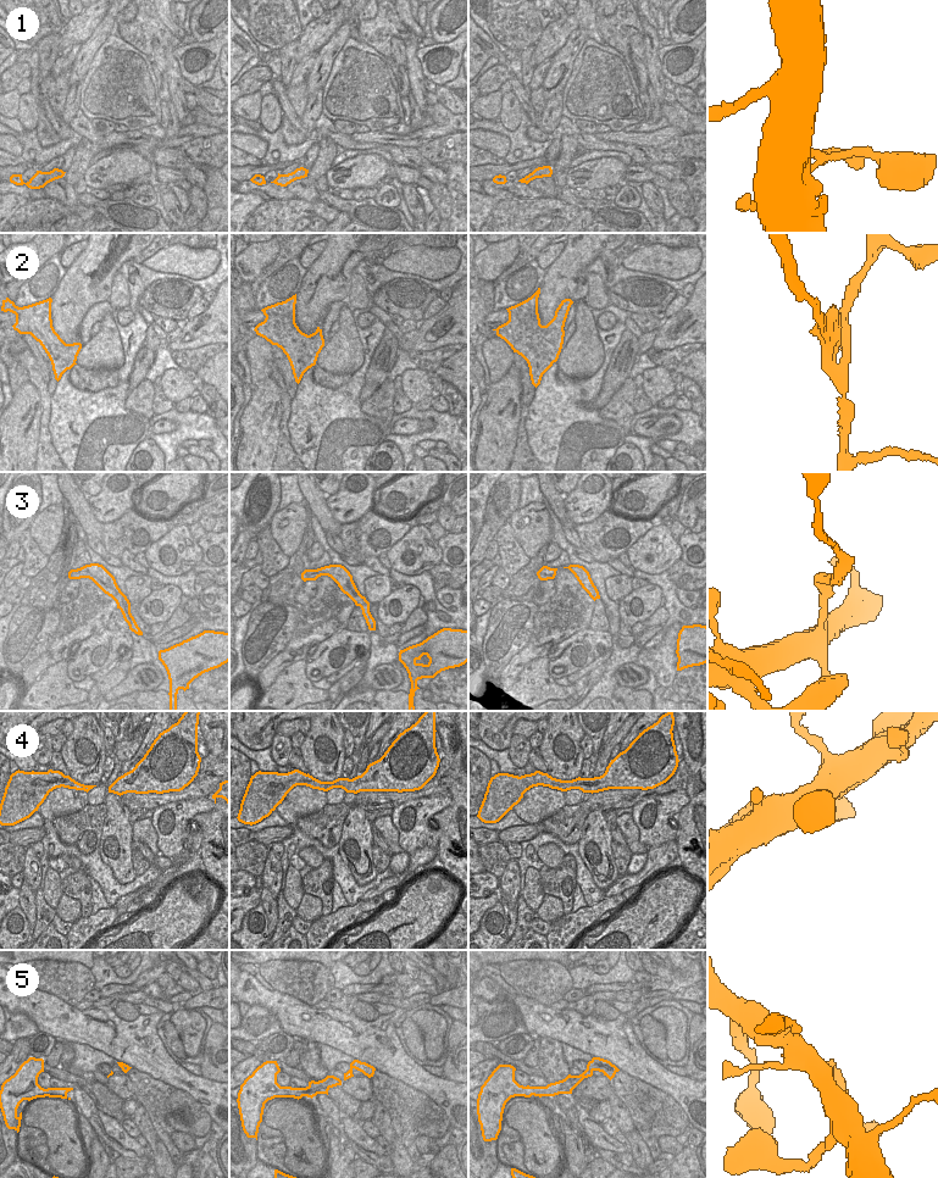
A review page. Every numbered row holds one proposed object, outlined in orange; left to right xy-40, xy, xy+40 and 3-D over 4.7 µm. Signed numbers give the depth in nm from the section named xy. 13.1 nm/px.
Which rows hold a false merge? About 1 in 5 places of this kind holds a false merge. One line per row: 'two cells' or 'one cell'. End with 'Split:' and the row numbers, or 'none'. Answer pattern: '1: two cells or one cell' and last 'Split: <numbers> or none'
1: one cell
2: two cells
3: one cell
4: one cell
5: one cell
Split: 2

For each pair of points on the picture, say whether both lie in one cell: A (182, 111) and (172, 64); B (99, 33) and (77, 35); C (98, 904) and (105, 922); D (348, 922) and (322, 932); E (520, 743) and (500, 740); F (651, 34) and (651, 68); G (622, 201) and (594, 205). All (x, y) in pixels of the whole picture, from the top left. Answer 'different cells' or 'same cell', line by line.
A: same cell
B: different cells
C: different cells
D: same cell
E: different cells
F: same cell
G: different cells

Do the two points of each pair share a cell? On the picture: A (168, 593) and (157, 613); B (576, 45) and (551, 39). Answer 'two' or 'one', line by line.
A: one
B: two

